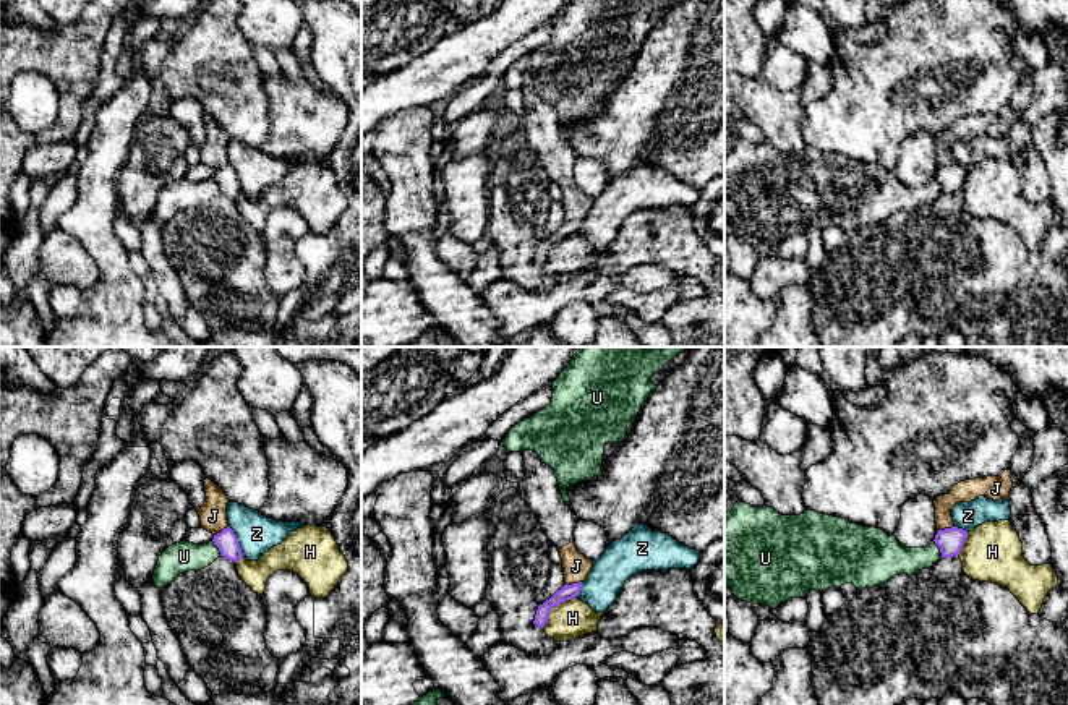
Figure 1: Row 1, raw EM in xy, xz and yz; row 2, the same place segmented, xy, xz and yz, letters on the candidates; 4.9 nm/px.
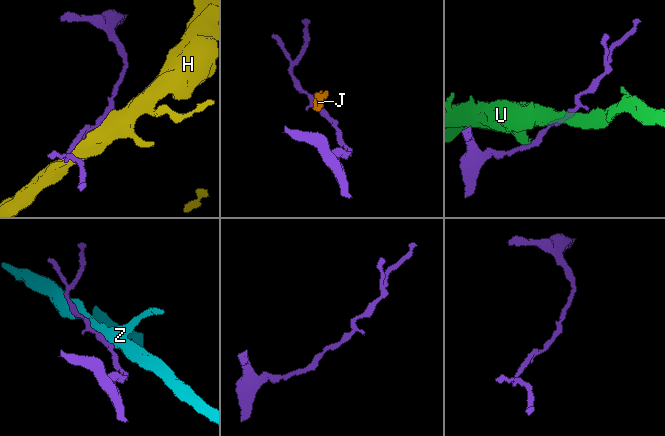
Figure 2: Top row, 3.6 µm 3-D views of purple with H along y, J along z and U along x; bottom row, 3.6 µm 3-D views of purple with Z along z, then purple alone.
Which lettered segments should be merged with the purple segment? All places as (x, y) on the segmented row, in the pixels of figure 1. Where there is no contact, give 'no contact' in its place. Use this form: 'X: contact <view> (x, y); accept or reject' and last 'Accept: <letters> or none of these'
H: contact xz (555, 605); reject
J: contact yz (945, 529); reject
U: contact yz (939, 546); reject
Z: contact xy (237, 542); reject
Accept: none of these

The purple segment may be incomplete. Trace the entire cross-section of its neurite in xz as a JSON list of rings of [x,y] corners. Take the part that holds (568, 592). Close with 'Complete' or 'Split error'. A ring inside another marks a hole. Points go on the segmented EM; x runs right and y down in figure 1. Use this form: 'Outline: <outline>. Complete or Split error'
Outline: [[[582,582],[572,583],[572,585],[566,583],[549,600],[546,600],[543,605],[538,606],[533,624],[538,627],[545,627],[545,624],[548,622],[548,617],[549,617],[549,611],[554,606],[579,596],[580,590],[582,590]]]. Complete

